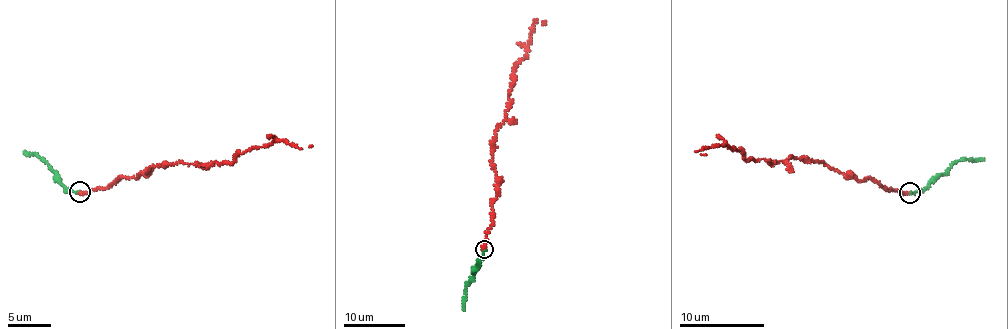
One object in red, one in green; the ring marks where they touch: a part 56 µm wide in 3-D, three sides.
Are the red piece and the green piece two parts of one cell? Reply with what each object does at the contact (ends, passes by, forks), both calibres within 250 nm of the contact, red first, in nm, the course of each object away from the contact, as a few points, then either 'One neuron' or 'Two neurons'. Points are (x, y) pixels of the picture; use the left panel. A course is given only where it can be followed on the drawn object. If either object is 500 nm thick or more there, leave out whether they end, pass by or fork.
At the ring red ends. At the ring green ends. Thickness 200 nm (red) against 170 nm. Course of red: (80, 191), (136, 179), (150, 168), (230, 163), (240, 152), (275, 141), (311, 145). Course of green: (80, 191), (67, 188), (50, 168), (24, 150). Two neurons

